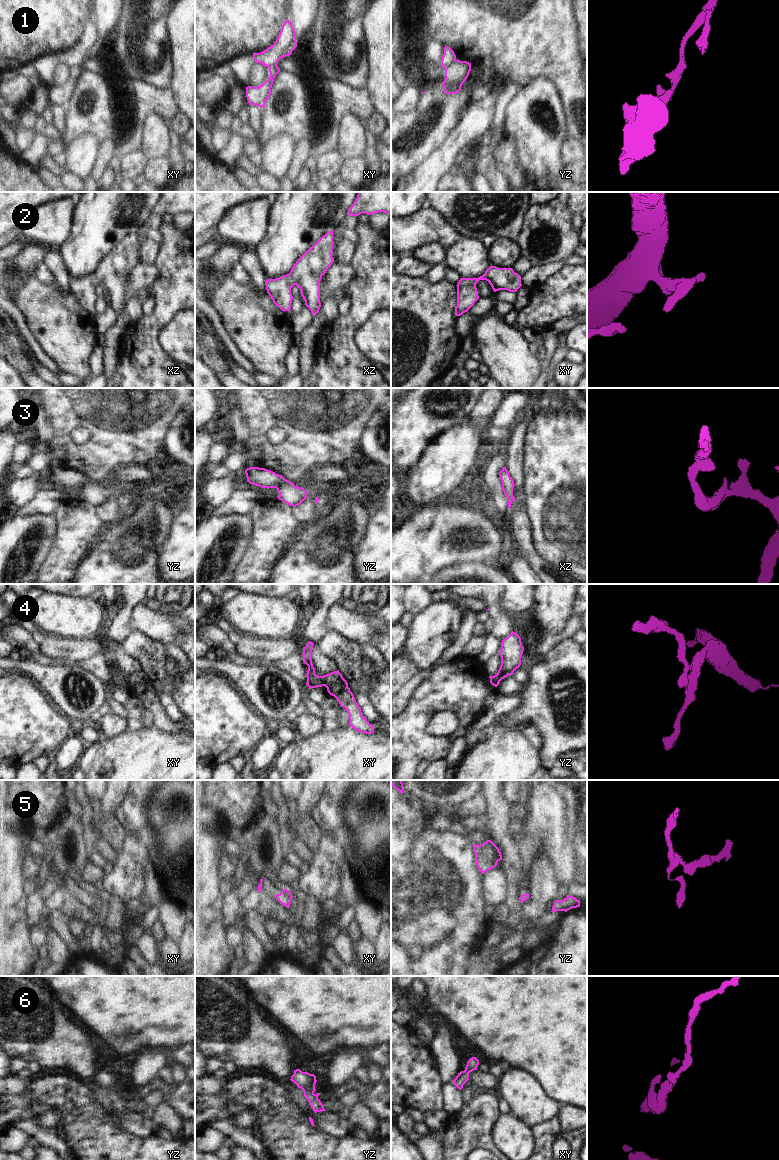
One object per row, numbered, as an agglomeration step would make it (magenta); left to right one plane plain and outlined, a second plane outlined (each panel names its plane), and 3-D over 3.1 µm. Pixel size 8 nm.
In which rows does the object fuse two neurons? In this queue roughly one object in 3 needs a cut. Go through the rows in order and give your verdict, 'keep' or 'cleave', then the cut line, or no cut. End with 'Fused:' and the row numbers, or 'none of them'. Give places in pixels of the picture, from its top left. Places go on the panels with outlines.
1: cleave | yz (456, 60), (444, 68)
2: keep | no cut
3: keep | no cut
4: cleave | xy (324, 676), (322, 685)
5: keep | no cut
6: keep | no cut
Fused: 1, 4

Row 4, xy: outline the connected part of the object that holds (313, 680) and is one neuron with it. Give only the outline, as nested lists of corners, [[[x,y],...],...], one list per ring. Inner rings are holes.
[[[309,641],[305,647],[303,647],[303,662],[308,666],[306,671],[307,683],[306,685],[311,688],[322,687],[324,676],[318,676],[315,674],[315,668],[312,664],[311,653],[313,650],[314,643]]]

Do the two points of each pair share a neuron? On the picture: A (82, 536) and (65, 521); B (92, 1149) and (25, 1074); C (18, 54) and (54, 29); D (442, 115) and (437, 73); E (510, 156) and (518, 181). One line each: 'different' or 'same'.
A: same
B: different
C: same
D: different
E: same

